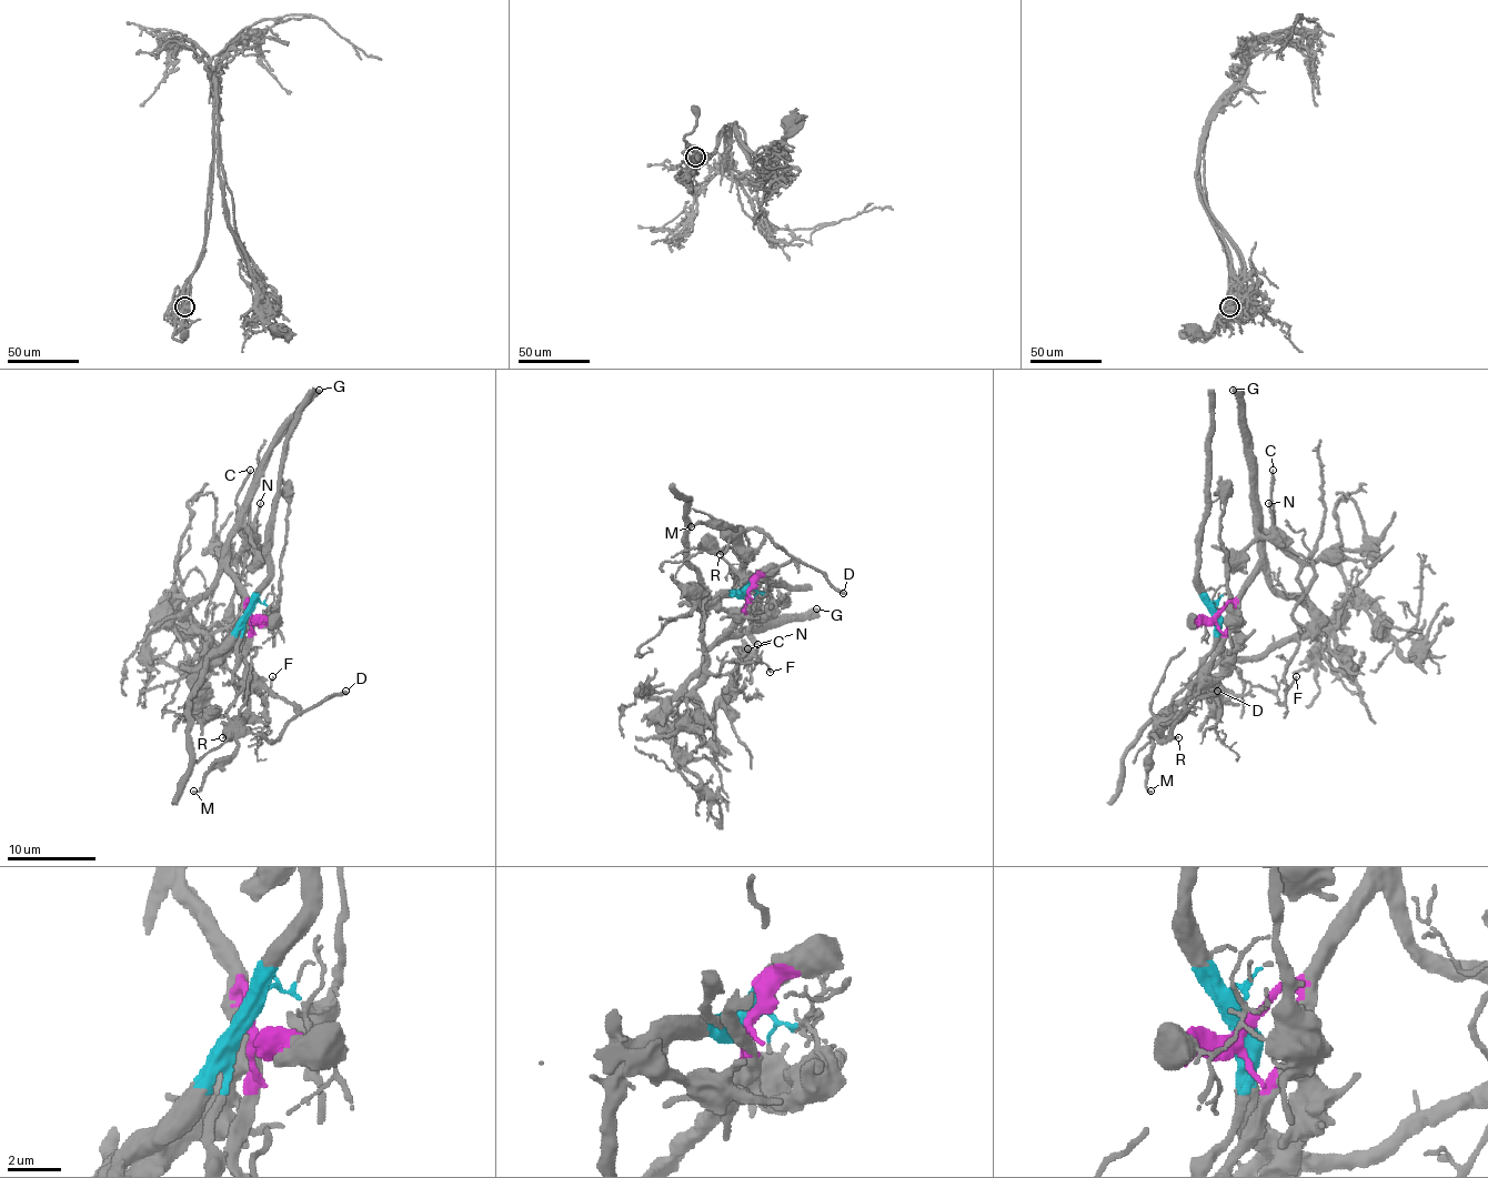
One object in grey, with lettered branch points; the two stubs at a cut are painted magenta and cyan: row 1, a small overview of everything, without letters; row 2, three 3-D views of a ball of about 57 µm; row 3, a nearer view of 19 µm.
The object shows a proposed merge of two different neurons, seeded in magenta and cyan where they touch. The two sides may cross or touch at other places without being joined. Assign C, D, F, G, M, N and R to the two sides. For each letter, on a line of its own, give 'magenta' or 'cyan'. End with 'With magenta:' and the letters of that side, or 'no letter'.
C: magenta
D: magenta
F: cyan
G: magenta
M: magenta
N: magenta
R: magenta
With magenta: C, D, G, M, N, R

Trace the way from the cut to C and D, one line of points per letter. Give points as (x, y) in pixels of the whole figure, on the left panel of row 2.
C: (249, 614), (247, 594), (229, 566), (229, 540), (242, 526), (253, 537), (242, 529), (235, 500), (251, 469)
D: (249, 614), (249, 667), (278, 696), (311, 710), (347, 692)

